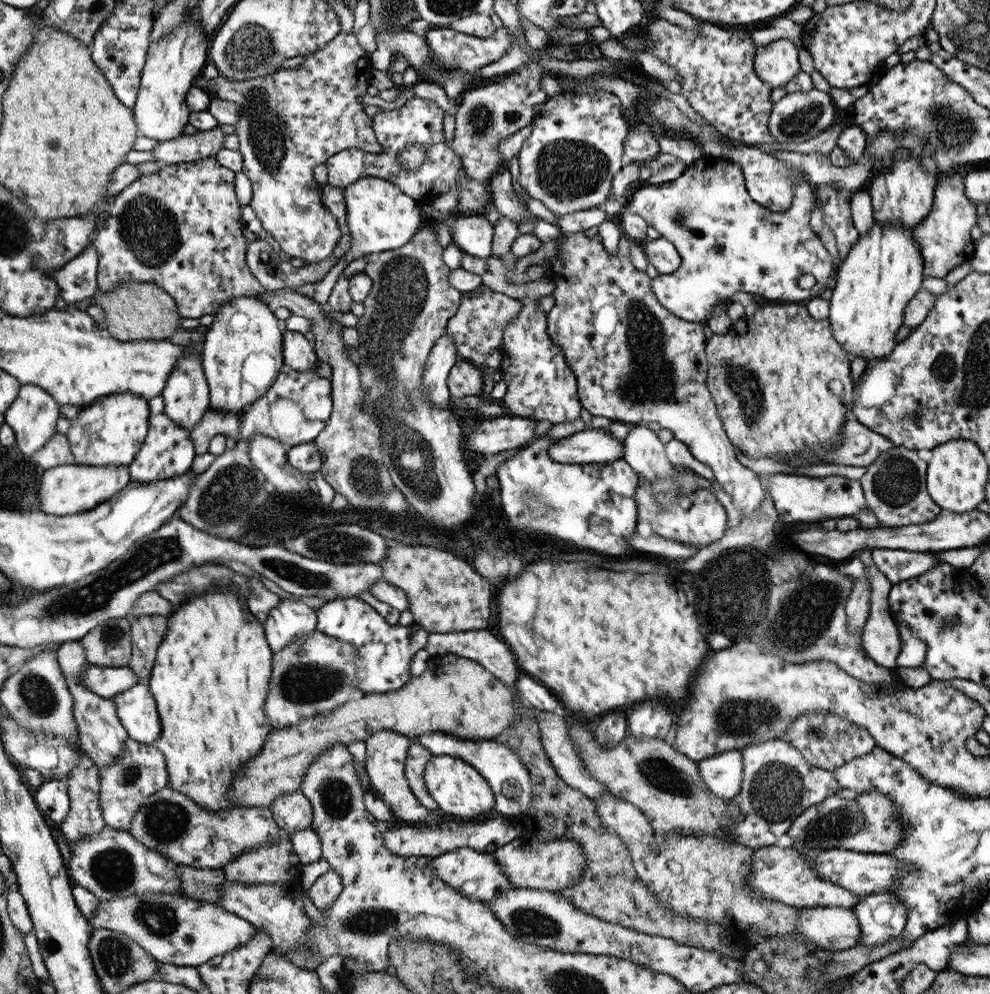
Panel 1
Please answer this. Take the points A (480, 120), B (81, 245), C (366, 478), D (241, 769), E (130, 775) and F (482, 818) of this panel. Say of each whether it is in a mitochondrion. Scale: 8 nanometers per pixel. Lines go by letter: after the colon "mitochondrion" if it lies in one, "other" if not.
A: mitochondrion
B: other
C: mitochondrion
D: other
E: mitochondrion
F: other

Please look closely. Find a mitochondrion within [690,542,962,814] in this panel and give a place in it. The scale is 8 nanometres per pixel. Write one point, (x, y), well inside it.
(799, 624)

